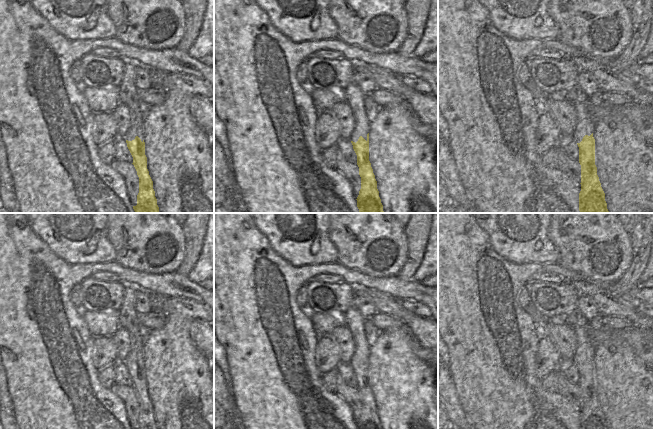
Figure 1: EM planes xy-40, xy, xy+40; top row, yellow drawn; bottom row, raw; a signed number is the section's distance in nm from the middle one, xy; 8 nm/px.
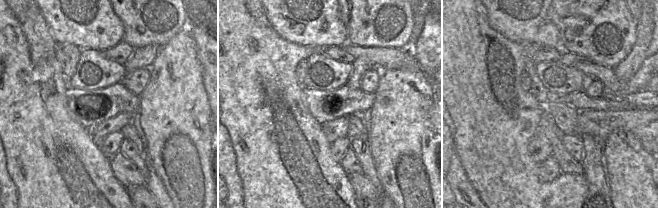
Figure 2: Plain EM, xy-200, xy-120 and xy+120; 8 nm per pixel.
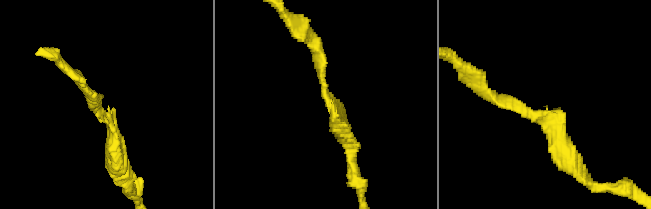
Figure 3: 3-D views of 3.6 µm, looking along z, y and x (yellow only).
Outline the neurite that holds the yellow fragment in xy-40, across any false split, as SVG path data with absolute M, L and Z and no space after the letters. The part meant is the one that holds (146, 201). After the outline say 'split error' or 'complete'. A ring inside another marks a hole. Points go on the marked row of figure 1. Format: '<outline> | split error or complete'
M138 136L134 140L126 140L127 147L133 157L133 165L139 177L139 193L137 205L133 206L135 213L159 213L153 181L147 169L147 157L145 155L145 142Z | complete

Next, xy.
M369 133L365 140L362 136L355 143L351 141L357 155L357 165L361 177L361 189L357 197L359 213L384 213L377 189L377 181L369 161Z | complete

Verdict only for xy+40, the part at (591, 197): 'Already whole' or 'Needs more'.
Already whole

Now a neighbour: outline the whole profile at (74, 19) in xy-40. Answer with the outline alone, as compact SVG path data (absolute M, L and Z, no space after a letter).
M29 0L49 26L68 40L115 38L115 25L107 15L107 0Z

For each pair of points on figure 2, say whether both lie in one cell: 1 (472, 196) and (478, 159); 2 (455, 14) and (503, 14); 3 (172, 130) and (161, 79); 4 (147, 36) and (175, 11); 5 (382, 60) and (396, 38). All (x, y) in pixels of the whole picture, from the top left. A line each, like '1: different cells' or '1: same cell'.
1: different cells
2: different cells
3: same cell
4: same cell
5: different cells

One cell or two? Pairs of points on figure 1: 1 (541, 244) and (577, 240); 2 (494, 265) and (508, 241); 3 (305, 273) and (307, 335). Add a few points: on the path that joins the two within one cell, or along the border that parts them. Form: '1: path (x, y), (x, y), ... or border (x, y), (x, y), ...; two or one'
1: border (549, 223), (547, 236), (558, 253), (559, 261); two
2: border (487, 236), (490, 245), (502, 257), (521, 264); two
3: path (290, 288), (290, 304), (295, 320); one

